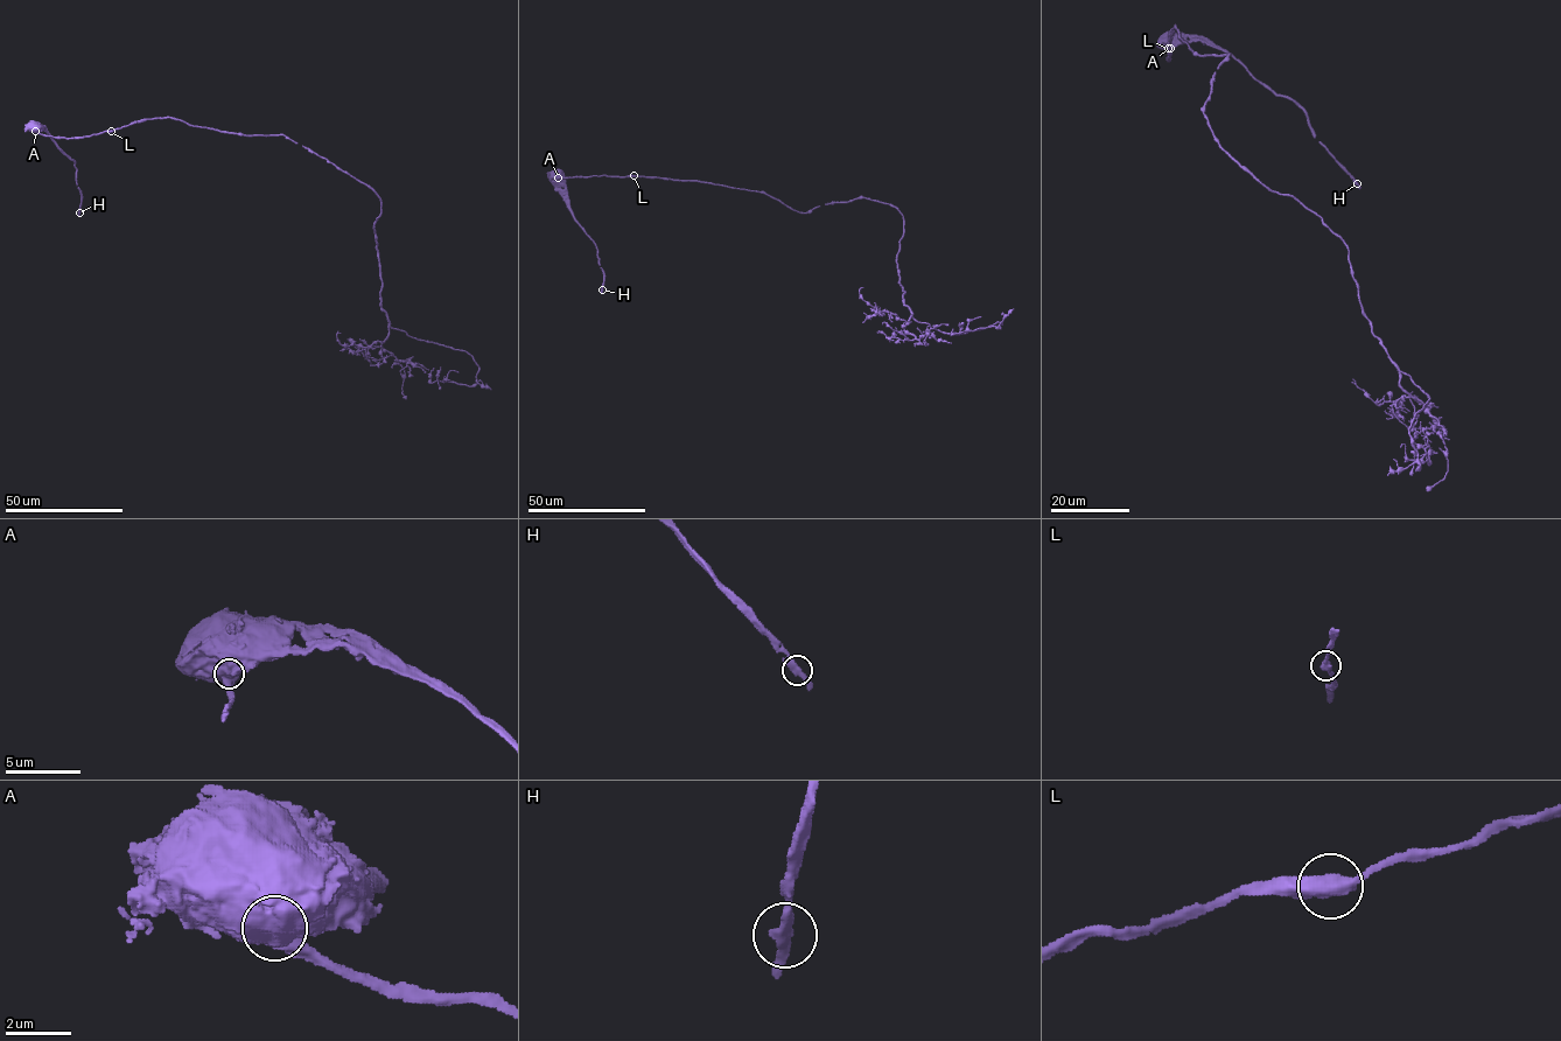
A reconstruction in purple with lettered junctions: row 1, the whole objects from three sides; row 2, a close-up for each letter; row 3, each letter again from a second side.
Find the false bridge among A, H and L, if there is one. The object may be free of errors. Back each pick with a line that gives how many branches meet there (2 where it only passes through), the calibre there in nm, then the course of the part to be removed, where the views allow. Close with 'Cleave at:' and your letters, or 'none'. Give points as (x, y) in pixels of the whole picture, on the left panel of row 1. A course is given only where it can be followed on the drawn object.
A: 2 | 950 nm | (35, 131), (174, 117), (284, 134), (369, 186), (389, 325), (478, 367), (471, 386), (438, 372), (440, 389)
Cleave at: A

